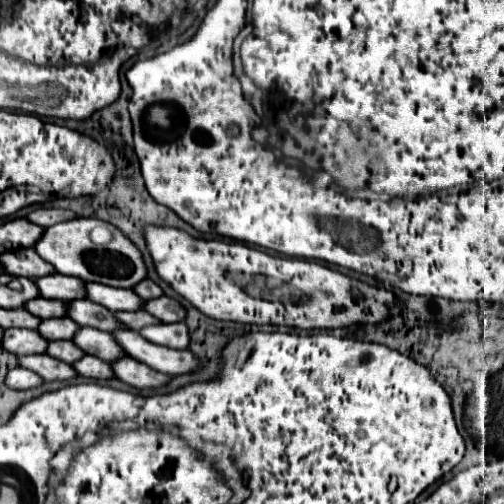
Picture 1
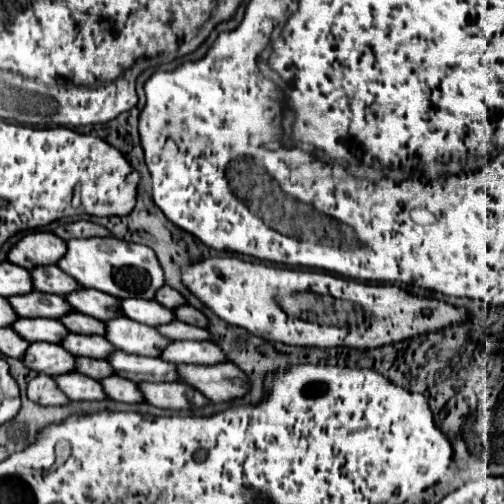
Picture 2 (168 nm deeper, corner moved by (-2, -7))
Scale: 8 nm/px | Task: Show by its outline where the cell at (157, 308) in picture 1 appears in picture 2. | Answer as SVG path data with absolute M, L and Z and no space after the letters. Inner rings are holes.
M184 304L184 306L176 308L174 314L176 314L176 320L180 320L180 322L194 324L194 326L198 326L198 328L206 328L206 326L208 326L208 318L206 318L200 310L196 310L194 306Z

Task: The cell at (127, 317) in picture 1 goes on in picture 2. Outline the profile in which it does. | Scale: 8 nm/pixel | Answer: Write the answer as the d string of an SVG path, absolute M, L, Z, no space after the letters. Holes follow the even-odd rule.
M174 320L170 324L158 326L158 330L168 336L170 340L210 340L212 336L208 336L208 330L192 326L192 324L184 324L180 320Z

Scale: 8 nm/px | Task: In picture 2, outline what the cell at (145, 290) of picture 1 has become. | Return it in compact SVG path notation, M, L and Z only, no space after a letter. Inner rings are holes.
M162 286L162 288L156 292L156 302L160 302L162 306L174 310L174 308L184 306L184 304L186 304L186 298L184 298L178 290L174 290L174 288L170 288L170 286Z

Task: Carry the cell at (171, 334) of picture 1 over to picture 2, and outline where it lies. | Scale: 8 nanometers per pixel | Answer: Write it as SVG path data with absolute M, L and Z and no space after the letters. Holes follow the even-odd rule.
M190 340L172 342L164 350L162 358L168 362L174 362L174 364L222 364L222 362L228 362L228 360L224 360L224 352L220 352L220 348L216 348L216 344L212 344L212 342L190 342Z

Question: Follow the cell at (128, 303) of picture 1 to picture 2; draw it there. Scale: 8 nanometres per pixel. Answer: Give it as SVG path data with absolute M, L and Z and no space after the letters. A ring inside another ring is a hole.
M128 298L120 302L122 312L136 322L148 324L148 326L160 326L160 324L170 324L176 316L172 310L164 308L156 300L142 300L142 298Z

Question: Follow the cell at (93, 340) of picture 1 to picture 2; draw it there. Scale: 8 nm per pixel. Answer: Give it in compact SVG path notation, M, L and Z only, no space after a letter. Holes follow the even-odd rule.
M122 350L110 354L108 362L116 368L116 374L132 380L132 382L178 382L180 374L176 374L176 364L168 364L160 358L136 356Z

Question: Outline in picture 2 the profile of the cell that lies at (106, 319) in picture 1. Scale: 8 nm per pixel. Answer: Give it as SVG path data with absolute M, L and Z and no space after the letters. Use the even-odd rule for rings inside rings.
M126 316L106 322L106 340L128 354L140 356L160 356L160 348L168 344L168 338L160 336L156 328L144 326Z

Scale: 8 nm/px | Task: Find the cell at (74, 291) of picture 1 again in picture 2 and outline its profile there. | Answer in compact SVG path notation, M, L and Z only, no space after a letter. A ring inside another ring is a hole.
M80 288L66 296L66 300L74 306L76 312L82 312L86 316L94 316L96 320L110 320L112 316L124 316L120 312L120 300L98 290Z

